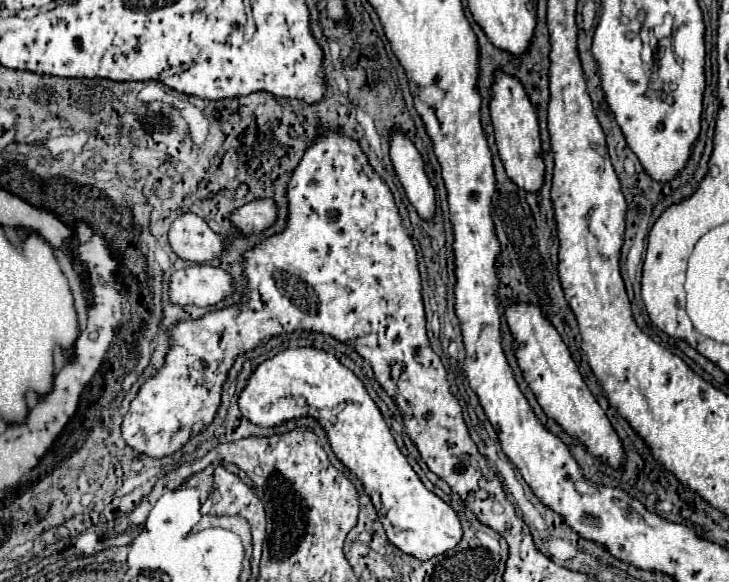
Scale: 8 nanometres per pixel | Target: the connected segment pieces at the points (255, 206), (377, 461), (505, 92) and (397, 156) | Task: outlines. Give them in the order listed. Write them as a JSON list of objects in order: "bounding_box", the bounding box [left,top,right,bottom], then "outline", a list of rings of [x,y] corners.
[{"bounding_box":[230,199,276,233],"outline":[[[256,199],[236,211],[232,211],[230,221],[242,229],[242,233],[260,233],[270,227],[276,219],[276,203],[272,199]]]},{"bounding_box":[238,347,464,561],"outline":[[[296,347],[266,359],[252,371],[246,387],[240,391],[238,407],[246,419],[262,427],[274,427],[292,417],[316,417],[326,429],[336,457],[362,481],[390,543],[402,553],[428,561],[460,543],[464,531],[456,511],[424,487],[400,453],[390,427],[364,383],[332,353],[314,347]]]},{"bounding_box":[490,73,544,193],"outline":[[[496,73],[496,83],[492,85],[492,101],[490,101],[492,125],[496,133],[496,145],[500,151],[500,159],[504,163],[506,175],[524,191],[536,193],[544,187],[544,159],[538,131],[538,117],[530,99],[522,87],[522,83],[504,73]]]},{"bounding_box":[390,131,436,221],"outline":[[[392,131],[390,135],[390,159],[394,163],[396,175],[408,195],[408,201],[416,207],[418,215],[426,221],[434,219],[436,195],[434,187],[426,175],[424,161],[416,145],[408,139],[404,131]]]}]

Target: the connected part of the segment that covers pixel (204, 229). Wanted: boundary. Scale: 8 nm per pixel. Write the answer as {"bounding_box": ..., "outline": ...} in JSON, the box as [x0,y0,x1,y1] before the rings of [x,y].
{"bounding_box":[168,213,222,263],"outline":[[[186,213],[172,223],[168,241],[172,251],[190,263],[212,261],[222,253],[222,237],[194,213]]]}

